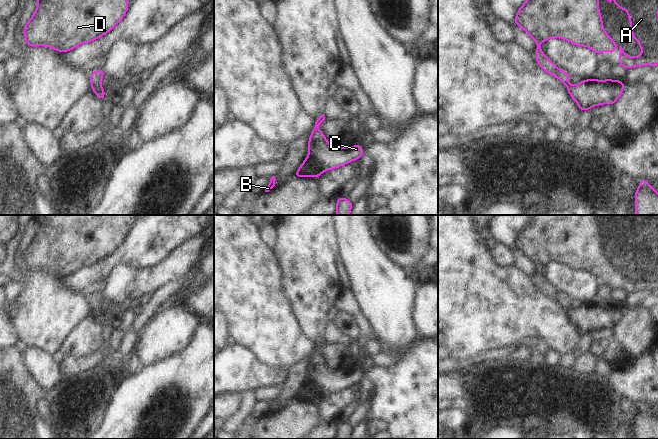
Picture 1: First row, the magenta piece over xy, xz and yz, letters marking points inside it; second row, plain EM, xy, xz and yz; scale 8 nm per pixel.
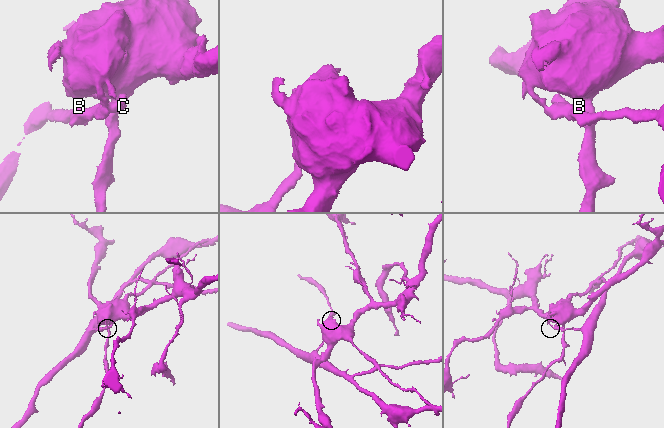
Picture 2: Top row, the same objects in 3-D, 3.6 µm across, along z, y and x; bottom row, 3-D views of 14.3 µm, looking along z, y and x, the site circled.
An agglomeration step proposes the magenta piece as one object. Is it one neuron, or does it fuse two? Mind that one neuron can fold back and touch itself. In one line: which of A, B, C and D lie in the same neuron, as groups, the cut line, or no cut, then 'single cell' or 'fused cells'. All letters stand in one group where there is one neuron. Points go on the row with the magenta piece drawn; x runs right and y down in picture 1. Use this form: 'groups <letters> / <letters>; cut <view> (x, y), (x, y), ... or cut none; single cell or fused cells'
groups A D / B C; cut xy (91, 84), (99, 86); fused cells

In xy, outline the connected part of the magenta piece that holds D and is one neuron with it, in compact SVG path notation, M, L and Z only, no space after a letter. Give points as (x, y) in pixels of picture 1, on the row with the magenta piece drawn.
M38 0L37 8L23 28L27 46L49 46L68 52L112 30L125 16L127 0Z

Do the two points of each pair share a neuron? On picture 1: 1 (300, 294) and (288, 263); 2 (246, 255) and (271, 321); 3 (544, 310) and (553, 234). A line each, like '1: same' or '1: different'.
1: same
2: same
3: different

